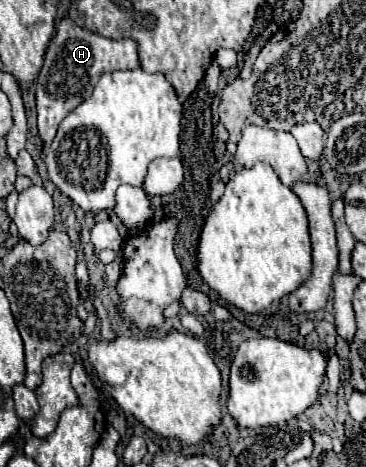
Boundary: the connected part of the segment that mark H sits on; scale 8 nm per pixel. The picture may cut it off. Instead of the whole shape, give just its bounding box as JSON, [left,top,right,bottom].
[35,17,139,143]

